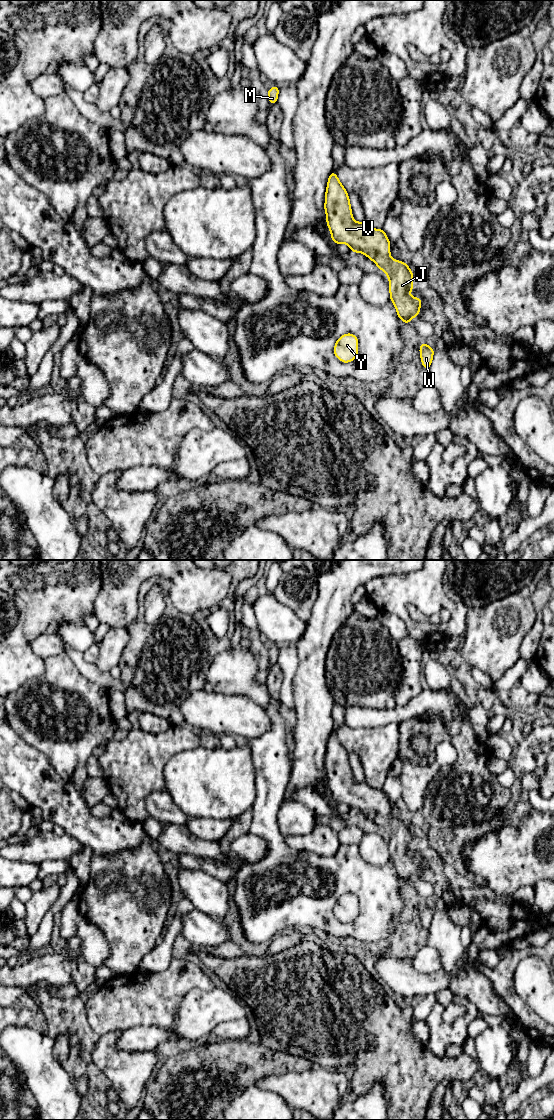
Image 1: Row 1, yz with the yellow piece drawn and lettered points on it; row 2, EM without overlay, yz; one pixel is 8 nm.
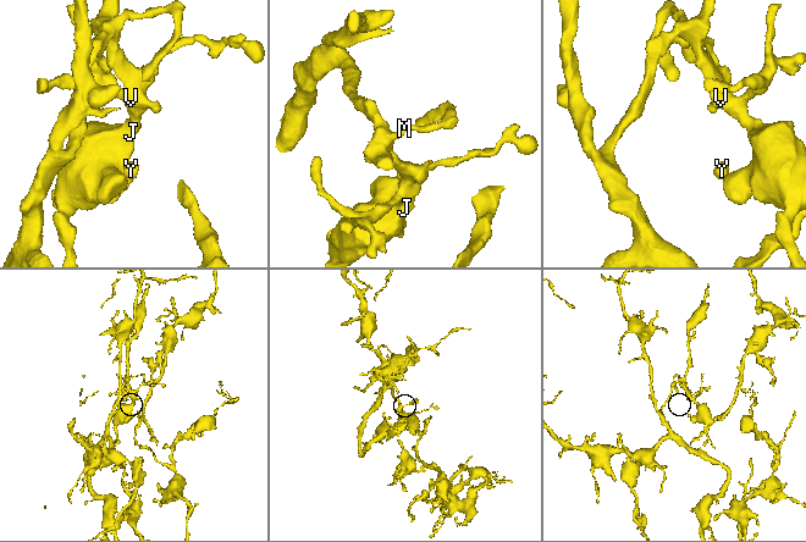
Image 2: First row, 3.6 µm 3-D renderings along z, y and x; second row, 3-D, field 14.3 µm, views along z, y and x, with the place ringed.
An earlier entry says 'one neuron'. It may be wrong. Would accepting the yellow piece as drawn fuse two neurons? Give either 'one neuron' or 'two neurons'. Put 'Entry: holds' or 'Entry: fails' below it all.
one neuron
Entry: holds

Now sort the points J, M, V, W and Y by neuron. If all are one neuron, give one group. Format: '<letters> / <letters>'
J M V W Y

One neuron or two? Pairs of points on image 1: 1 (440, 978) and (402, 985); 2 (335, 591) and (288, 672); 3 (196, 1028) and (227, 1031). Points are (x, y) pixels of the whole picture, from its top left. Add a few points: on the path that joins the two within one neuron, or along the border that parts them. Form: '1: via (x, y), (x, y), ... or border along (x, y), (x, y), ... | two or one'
1: via (431, 983), (411, 984) | one
2: border along (294, 645), (297, 651), (298, 668), (292, 679) | two
3: border along (235, 1019), (221, 1022), (212, 1031) | two

